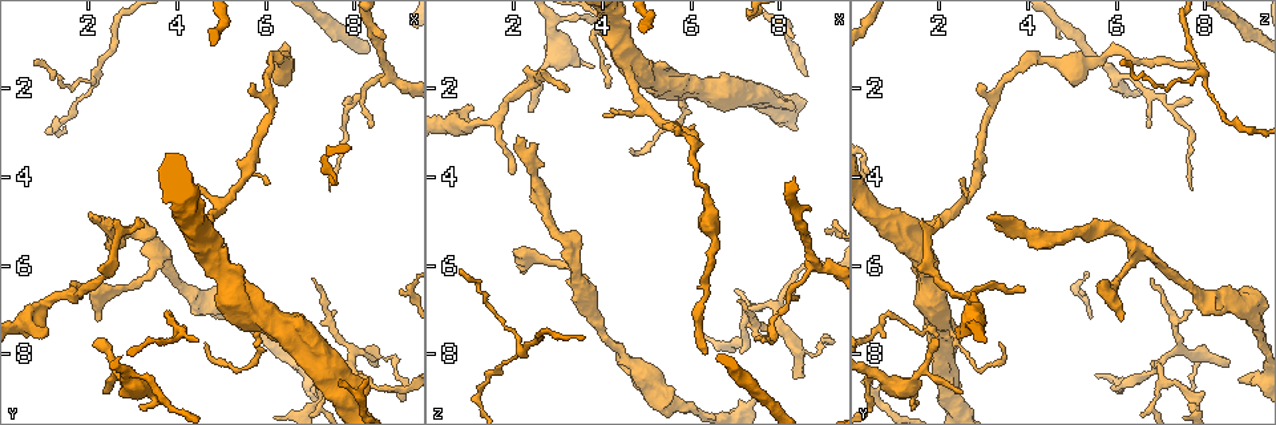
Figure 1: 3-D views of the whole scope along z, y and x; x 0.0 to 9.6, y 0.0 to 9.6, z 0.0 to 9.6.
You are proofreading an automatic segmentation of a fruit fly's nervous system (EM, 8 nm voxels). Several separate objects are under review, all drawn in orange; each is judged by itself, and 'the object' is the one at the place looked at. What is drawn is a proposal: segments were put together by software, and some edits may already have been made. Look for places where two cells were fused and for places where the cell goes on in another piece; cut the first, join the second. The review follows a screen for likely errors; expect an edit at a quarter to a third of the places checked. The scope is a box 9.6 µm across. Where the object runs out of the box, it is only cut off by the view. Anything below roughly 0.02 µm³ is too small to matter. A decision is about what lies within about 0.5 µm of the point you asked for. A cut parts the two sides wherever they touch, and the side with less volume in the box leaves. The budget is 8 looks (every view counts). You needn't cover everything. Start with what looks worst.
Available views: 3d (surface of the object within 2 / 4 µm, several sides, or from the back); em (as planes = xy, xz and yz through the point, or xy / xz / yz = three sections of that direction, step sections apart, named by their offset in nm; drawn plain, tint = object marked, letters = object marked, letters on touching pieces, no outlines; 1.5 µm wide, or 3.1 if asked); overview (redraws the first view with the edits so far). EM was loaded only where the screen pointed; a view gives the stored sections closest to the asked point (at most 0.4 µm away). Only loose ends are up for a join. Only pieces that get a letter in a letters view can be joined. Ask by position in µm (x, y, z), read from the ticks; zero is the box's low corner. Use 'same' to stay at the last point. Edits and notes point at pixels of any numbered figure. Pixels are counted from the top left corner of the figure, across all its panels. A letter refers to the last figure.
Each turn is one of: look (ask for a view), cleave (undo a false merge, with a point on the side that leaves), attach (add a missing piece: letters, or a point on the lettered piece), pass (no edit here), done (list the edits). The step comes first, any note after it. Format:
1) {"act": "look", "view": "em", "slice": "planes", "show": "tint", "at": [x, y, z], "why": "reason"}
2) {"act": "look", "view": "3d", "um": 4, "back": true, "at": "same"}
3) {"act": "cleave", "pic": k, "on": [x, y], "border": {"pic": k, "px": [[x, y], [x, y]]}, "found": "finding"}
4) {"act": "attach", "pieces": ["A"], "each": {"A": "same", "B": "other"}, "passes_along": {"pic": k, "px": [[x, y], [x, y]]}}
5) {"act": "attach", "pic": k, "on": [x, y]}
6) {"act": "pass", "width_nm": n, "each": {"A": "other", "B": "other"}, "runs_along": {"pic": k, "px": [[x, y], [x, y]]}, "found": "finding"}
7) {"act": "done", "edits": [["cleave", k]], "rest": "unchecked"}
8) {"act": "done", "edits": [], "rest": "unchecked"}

{"act": "look", "view": "3d", "um": 4, "at": [3.10, 4.95, 2.00], "why": "an open end"}

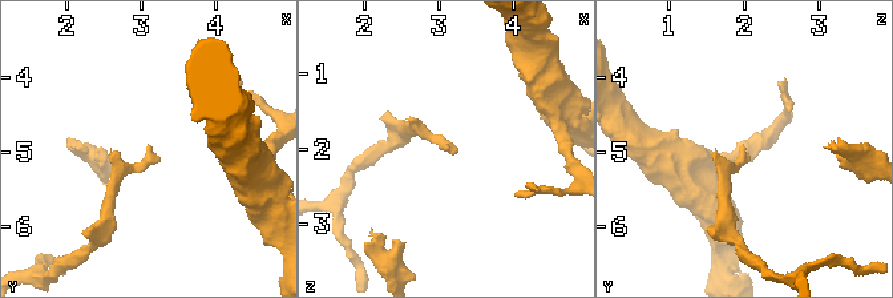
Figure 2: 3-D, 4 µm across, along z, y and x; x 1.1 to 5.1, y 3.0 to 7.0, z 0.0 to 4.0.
{"act": "look", "view": "em", "slice": "planes", "show": "letters", "at": [3.15, 4.90, 1.95]}

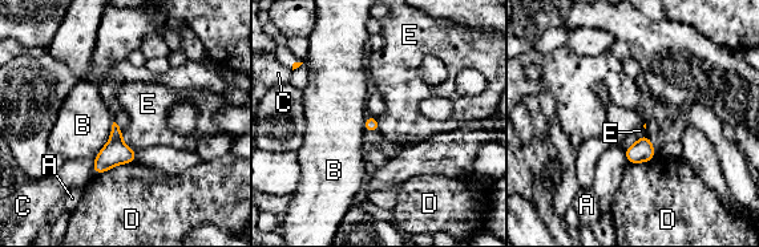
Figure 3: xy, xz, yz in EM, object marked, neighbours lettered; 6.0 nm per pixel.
{"act": "pass", "width_nm": 80, "each": {"A": "other", "B": "other", "C": "other", "D": "other", "E": "other"}, "border": {"pic": 3, "px": [[121, 130], [121, 140], [136, 152]]}, "found": "no lettered piece goes on from it"}

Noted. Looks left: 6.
{"act": "look", "view": "em", "slice": "planes", "show": "letters", "at": [6.40, 1.45, 7.95], "why": "end of a long branch"}

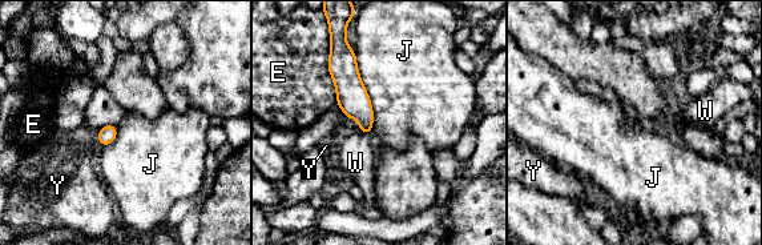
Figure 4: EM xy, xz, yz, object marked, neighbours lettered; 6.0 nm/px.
{"act": "attach", "pic": 4, "on": [355, 163], "each": {"E": "other", "J": "other", "W": "same", "Y": "other"}, "found": "the cell continues"}

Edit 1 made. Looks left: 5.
{"act": "look", "view": "em", "slice": "planes", "show": "letters", "at": [8.35, 8.10, 8.55], "why": "free end"}

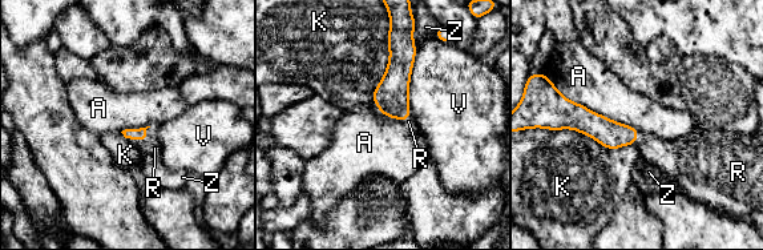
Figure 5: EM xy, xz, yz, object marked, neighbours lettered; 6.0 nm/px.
{"act": "attach", "pic": 5, "on": [149, 145], "each": {"A": "other", "K": "other", "R": "same", "V": "other", "Z": "other"}, "passes_along": {"pic": 5, "px": [[140, 133], [142, 138], [149, 145]]}, "found": "the cell continues"}

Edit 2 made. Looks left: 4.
{"act": "done", "edits": [["attach", 4], ["attach", 5]], "rest": "unchecked"}

